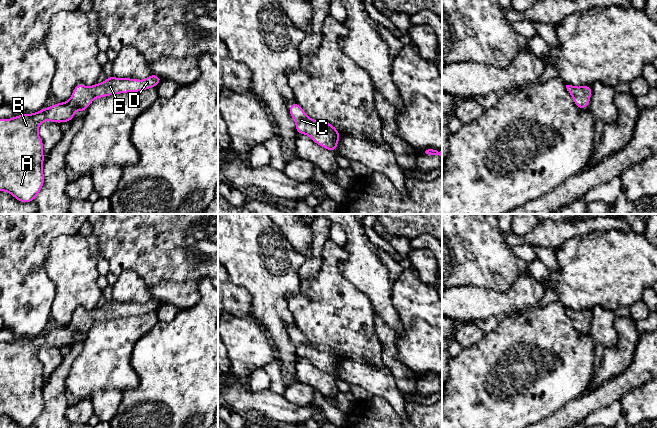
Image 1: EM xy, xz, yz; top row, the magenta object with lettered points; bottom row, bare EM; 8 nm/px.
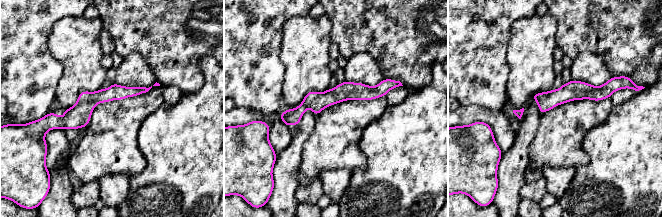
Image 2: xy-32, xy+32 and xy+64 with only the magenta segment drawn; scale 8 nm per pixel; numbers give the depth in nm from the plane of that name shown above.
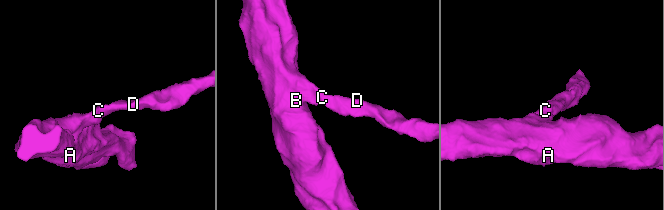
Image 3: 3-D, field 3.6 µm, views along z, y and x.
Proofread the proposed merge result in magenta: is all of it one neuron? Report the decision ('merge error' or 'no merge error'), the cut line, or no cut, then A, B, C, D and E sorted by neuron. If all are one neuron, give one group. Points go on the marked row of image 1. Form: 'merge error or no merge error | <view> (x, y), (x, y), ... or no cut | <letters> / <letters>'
no merge error | no cut | A B C D E

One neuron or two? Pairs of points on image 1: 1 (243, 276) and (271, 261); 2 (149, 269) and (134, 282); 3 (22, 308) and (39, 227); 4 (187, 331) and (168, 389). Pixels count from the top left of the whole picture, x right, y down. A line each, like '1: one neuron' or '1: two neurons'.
1: one neuron
2: two neurons
3: one neuron
4: one neuron

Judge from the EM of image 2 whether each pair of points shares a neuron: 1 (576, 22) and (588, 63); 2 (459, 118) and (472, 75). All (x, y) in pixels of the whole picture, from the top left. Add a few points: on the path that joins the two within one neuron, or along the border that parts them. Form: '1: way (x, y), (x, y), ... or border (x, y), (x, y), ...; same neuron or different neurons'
1: border (573, 58), (592, 52), (605, 65); different neurons
2: border (460, 105), (479, 105), (486, 109); different neurons

